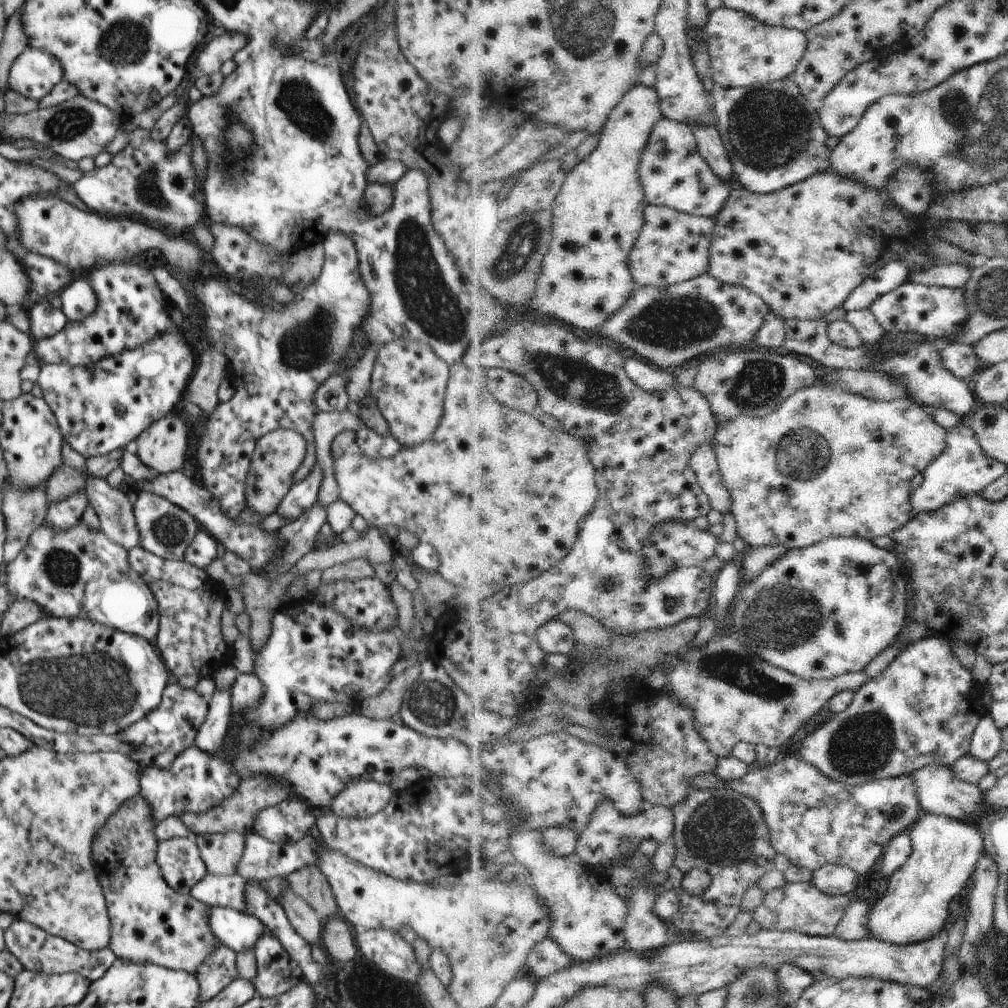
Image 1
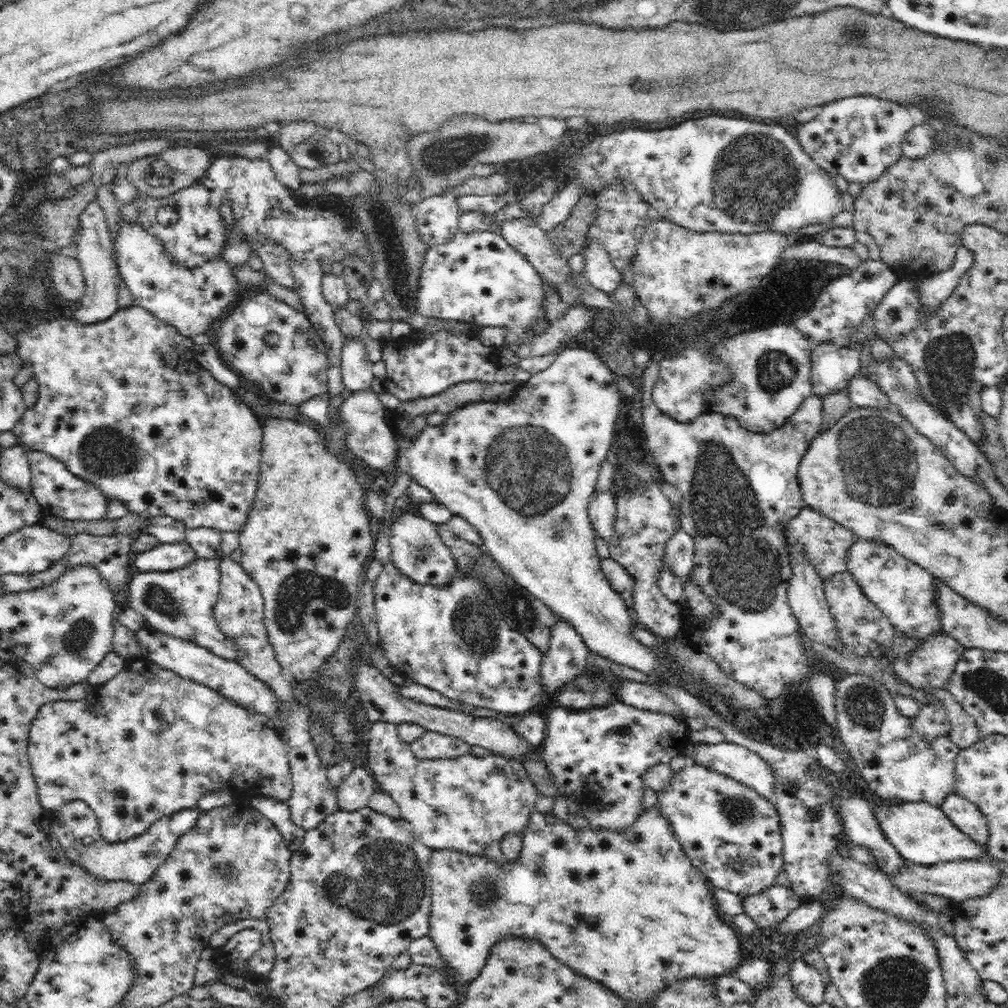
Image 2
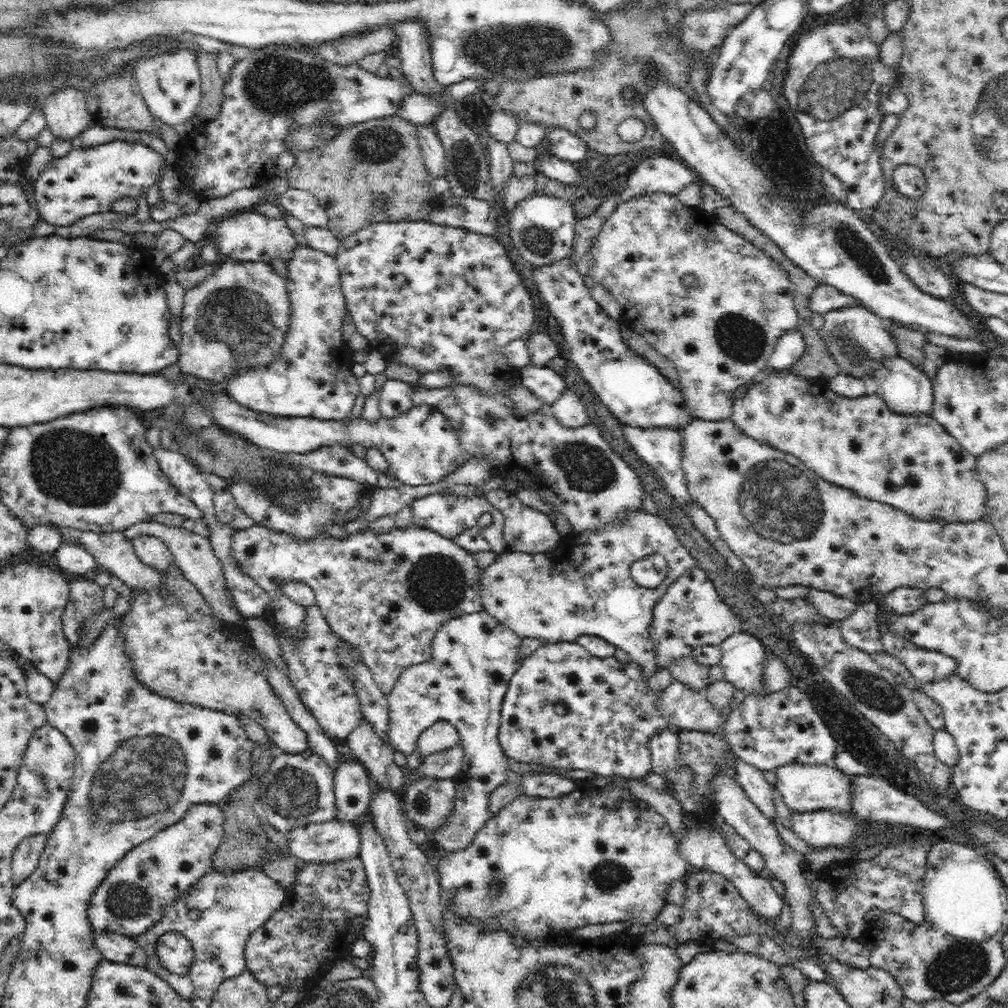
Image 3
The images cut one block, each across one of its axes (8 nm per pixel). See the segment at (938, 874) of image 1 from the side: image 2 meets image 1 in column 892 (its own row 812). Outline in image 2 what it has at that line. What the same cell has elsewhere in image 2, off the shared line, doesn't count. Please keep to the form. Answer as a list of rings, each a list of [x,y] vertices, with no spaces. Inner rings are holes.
[[[902,802],[891,807],[874,805],[874,809],[886,836],[910,863],[933,867],[954,861],[977,861],[987,852],[987,845],[954,826],[941,808],[931,804]]]

